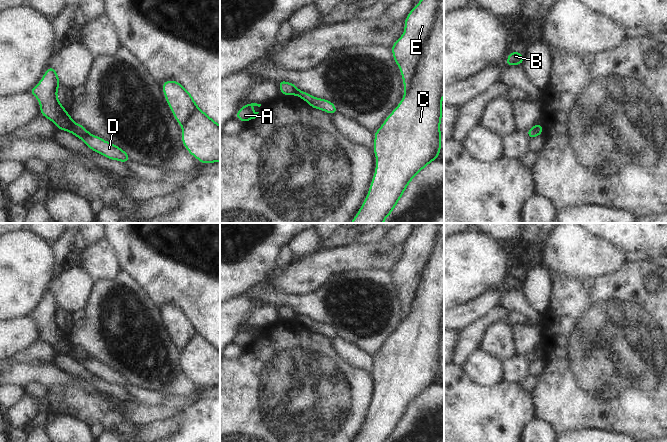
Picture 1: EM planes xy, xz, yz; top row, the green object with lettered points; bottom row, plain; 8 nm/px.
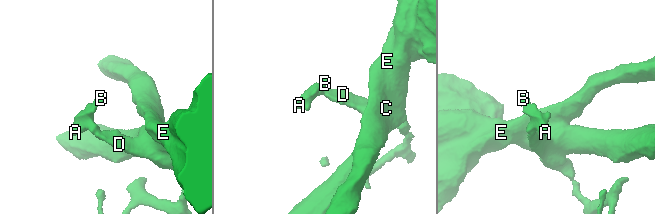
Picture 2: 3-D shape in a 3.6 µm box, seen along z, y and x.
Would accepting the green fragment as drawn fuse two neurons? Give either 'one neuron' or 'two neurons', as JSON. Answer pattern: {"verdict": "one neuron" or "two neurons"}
{"verdict": "two neurons"}

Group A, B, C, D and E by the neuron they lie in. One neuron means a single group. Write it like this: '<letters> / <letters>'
A B D / C E

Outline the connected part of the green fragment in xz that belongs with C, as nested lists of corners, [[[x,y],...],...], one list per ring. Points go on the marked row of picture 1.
[[[421,0],[405,18],[405,31],[391,47],[393,59],[400,68],[404,96],[399,105],[374,133],[373,151],[376,170],[367,197],[351,223],[383,223],[392,213],[412,179],[428,164],[438,158],[442,142],[440,123],[444,95],[444,0]]]

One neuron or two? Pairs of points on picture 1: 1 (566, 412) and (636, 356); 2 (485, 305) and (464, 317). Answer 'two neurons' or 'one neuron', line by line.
1: one neuron
2: one neuron

